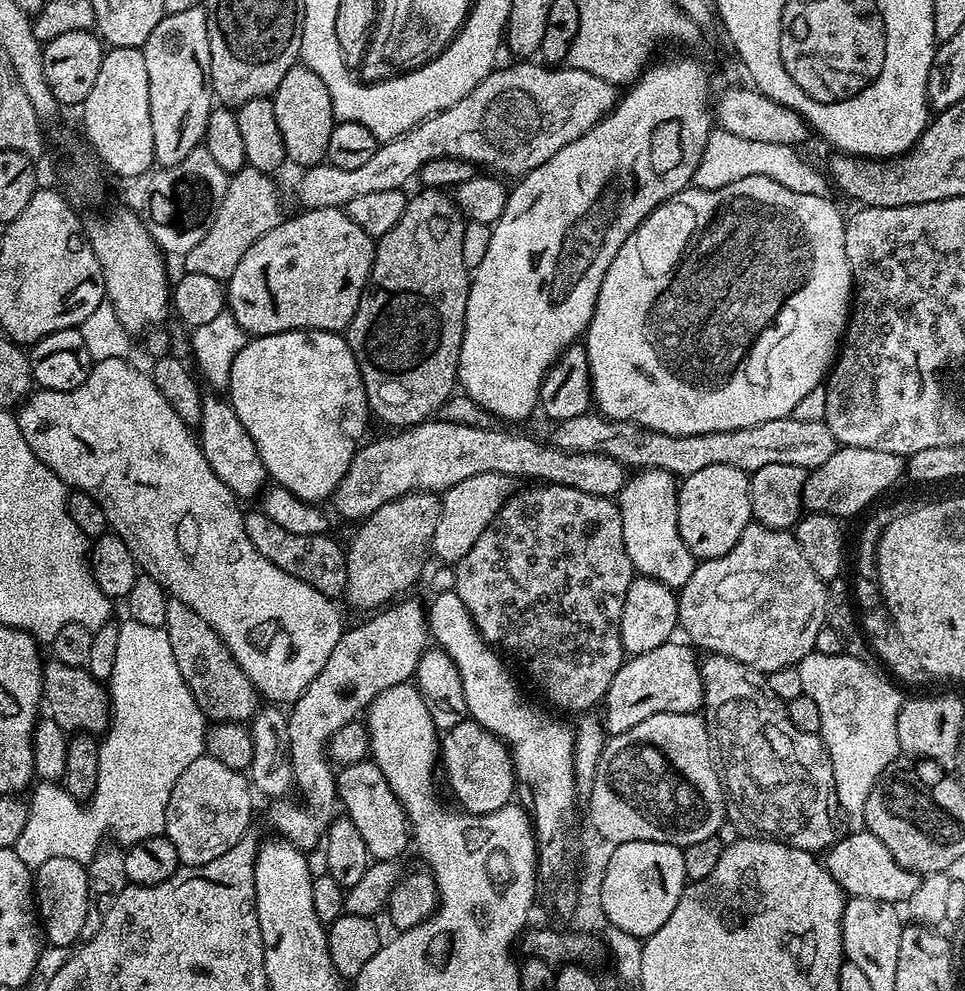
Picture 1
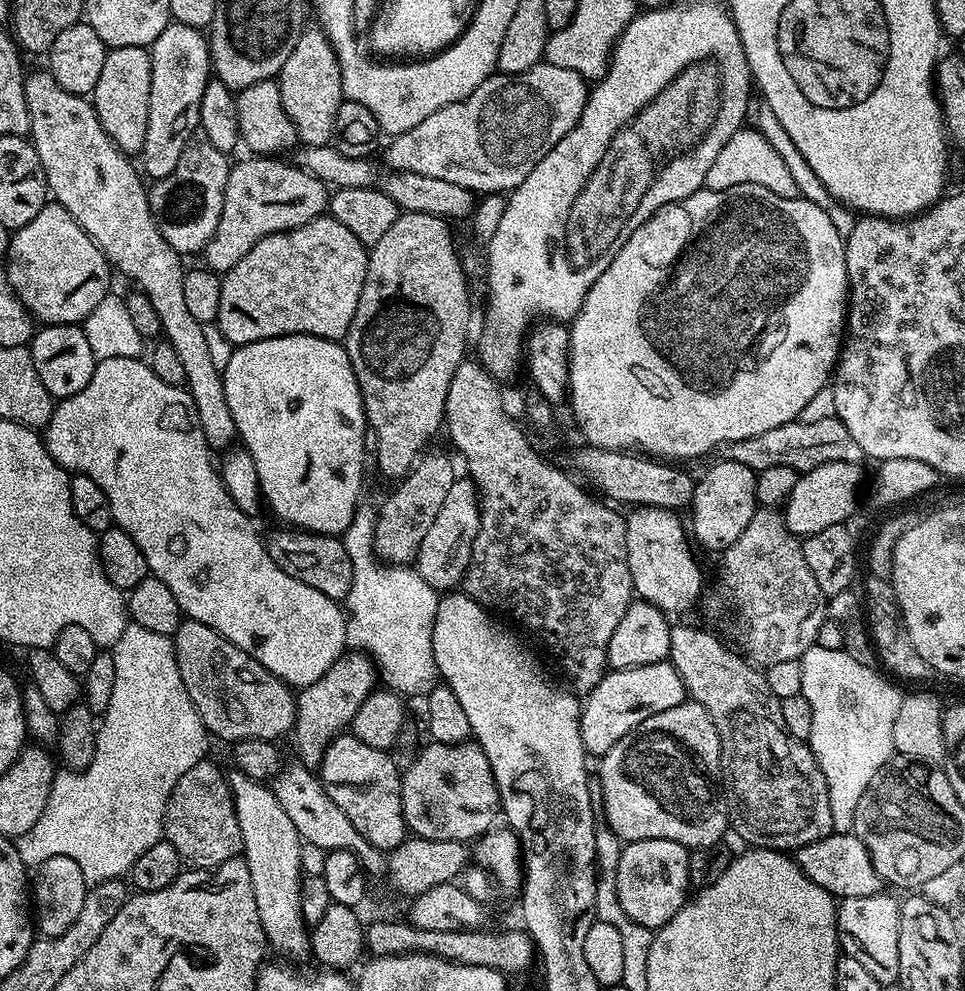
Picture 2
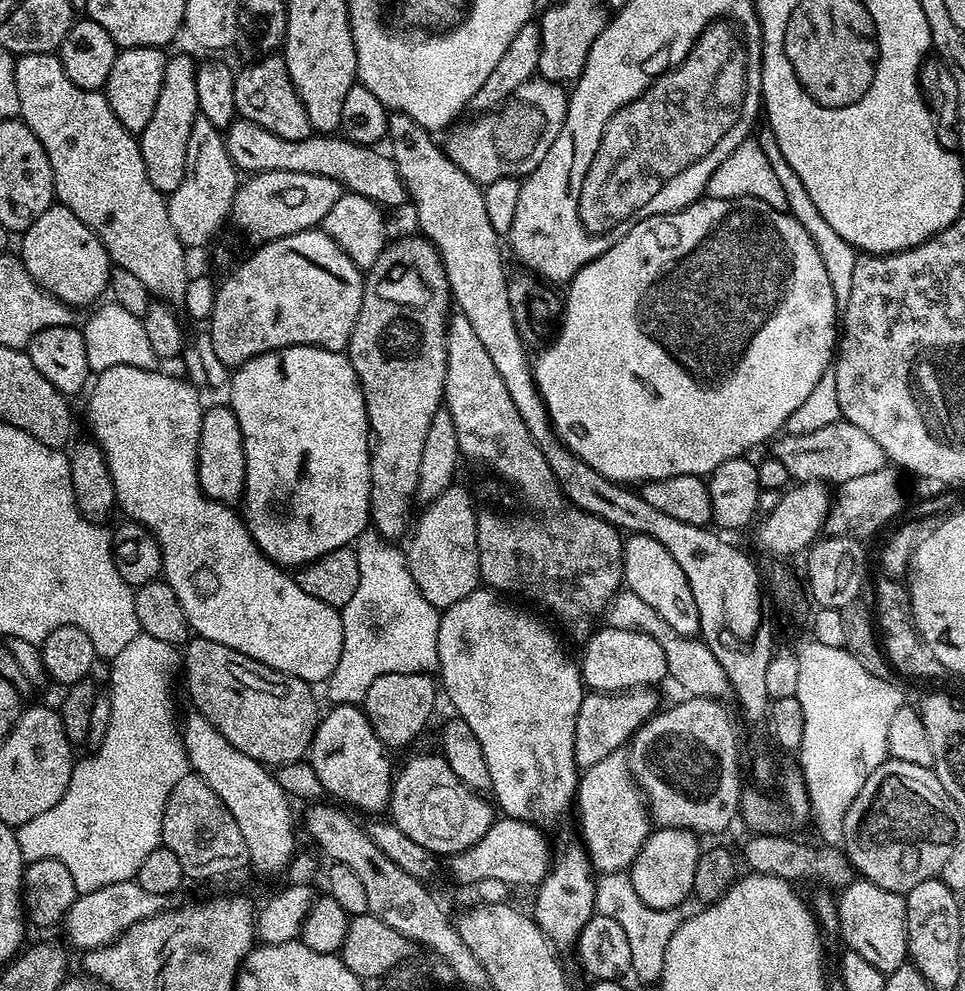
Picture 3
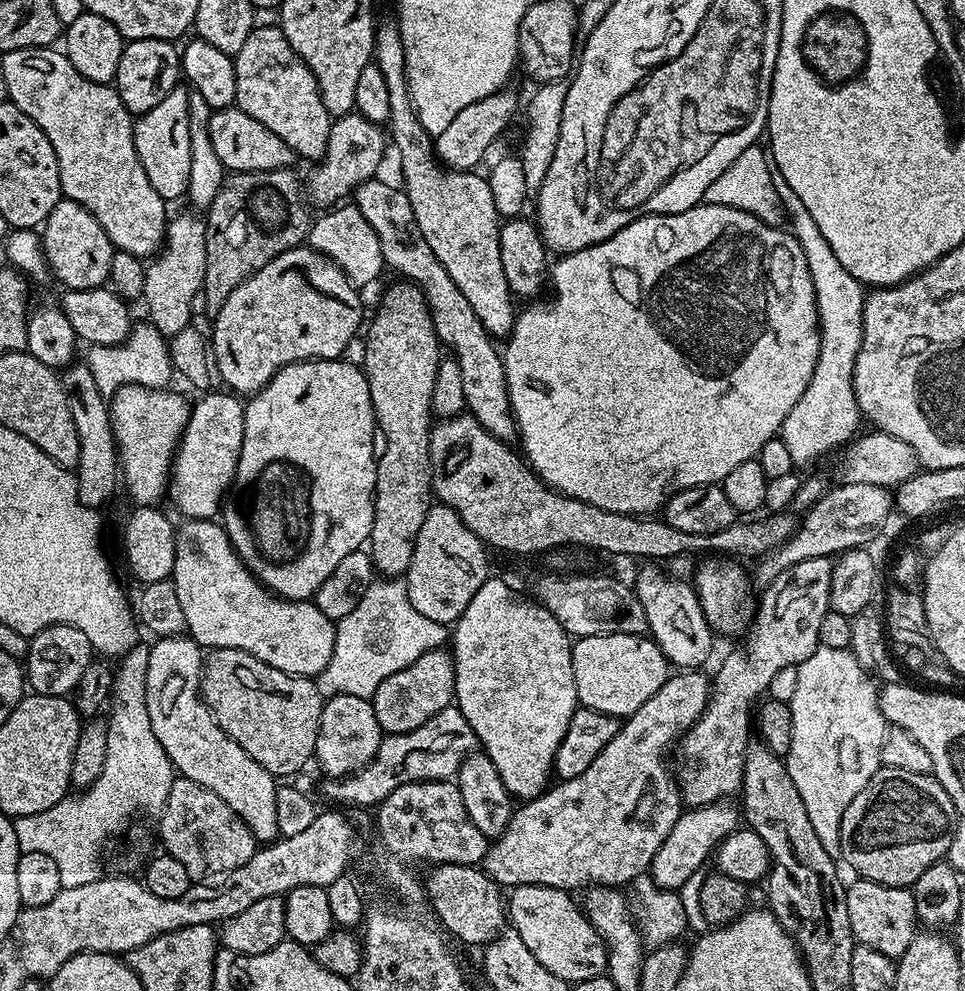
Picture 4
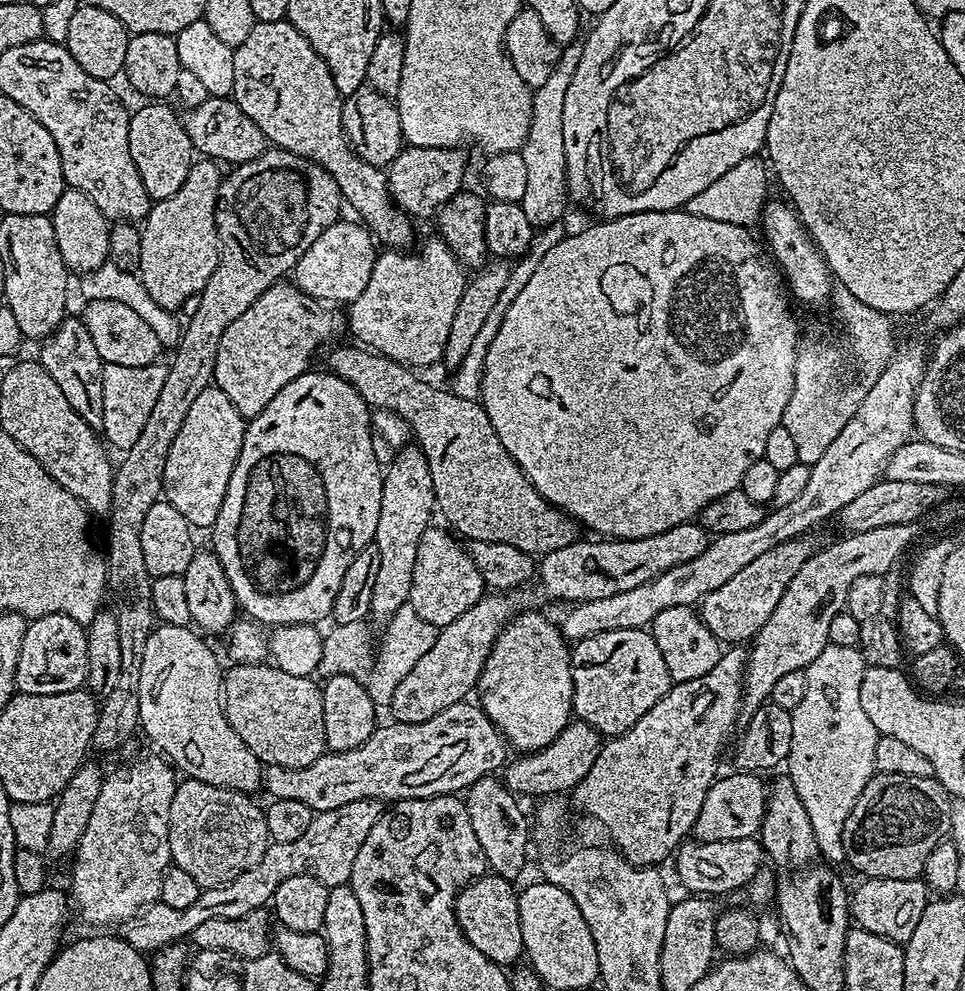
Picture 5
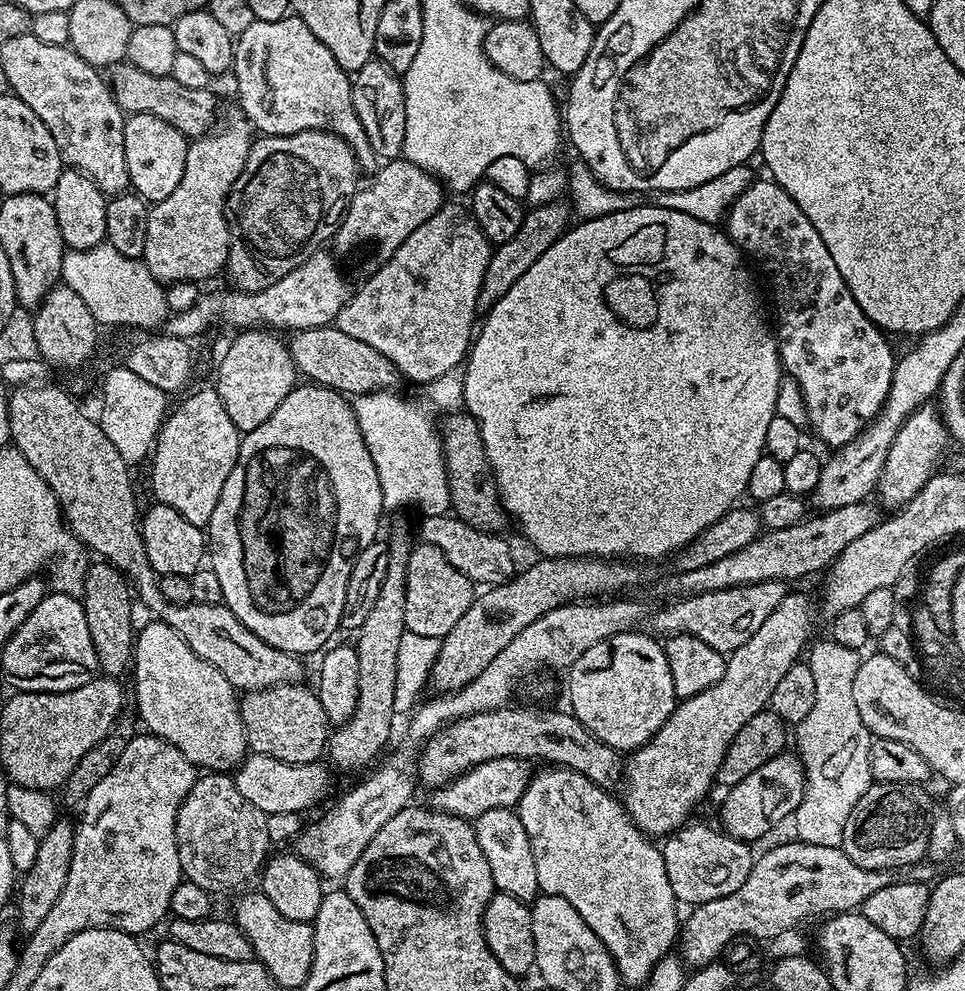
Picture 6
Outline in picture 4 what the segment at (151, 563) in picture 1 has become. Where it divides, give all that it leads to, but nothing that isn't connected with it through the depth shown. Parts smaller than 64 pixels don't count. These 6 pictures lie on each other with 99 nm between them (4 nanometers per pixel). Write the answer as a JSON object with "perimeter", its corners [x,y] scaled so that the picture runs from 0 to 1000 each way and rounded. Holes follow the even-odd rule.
{"perimeter":[[[132,387],[114,401],[116,437],[120,443],[126,488],[145,511],[165,510],[165,505],[175,495],[182,453],[195,428],[196,405],[178,395]],[[192,524],[190,528],[191,530],[185,530],[182,538],[180,575],[176,584],[184,595],[184,607],[193,620],[194,641],[211,656],[251,656],[302,682],[331,682],[332,677],[342,668],[342,660],[346,660],[347,629],[338,624],[338,620],[334,620],[334,616],[330,616],[323,605],[294,605],[279,593],[275,593],[249,565],[231,528],[223,524]]]}

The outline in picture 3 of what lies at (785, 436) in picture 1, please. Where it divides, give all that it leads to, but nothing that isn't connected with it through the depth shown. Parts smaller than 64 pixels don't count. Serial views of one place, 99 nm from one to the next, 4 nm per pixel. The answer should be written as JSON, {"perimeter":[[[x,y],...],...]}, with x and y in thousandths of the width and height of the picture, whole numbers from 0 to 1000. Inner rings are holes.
{"perimeter":[[[874,422],[837,438],[809,439],[799,452],[799,463],[810,466],[818,481],[825,486],[851,484],[858,490],[869,490],[881,482],[890,482],[893,478],[906,478],[918,468],[914,450],[910,450],[910,446],[906,446],[906,442],[897,438],[897,434],[889,434],[889,430]]]}

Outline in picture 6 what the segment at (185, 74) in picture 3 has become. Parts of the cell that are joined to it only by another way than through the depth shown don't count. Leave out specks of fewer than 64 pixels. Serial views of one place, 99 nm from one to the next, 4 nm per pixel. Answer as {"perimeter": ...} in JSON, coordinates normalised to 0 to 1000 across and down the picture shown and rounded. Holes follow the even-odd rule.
{"perimeter":[[[136,115],[128,123],[128,150],[131,151],[131,172],[136,193],[147,199],[154,207],[168,204],[184,192],[184,184],[189,184],[189,172],[193,172],[193,151],[196,138],[190,137],[176,123],[168,123],[168,119],[160,119],[160,115]]]}

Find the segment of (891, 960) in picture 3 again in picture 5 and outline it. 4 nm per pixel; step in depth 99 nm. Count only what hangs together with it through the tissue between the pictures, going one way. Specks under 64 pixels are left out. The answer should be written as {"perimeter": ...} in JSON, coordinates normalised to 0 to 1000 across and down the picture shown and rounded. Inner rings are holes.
{"perimeter":[[[895,886],[892,892],[882,897],[881,924],[886,935],[902,942],[910,942],[931,954],[941,952],[943,942],[947,942],[955,918],[960,918],[964,907],[964,897],[956,887],[936,888],[935,886]]]}

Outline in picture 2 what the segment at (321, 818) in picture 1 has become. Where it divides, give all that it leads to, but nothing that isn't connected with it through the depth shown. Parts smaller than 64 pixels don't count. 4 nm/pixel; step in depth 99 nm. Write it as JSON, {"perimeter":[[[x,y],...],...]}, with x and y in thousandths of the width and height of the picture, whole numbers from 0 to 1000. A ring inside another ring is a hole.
{"perimeter":[[[368,656],[358,657],[344,669],[342,676],[330,684],[330,688],[310,695],[307,702],[307,759],[310,770],[316,773],[331,773],[336,764],[338,753],[353,742],[364,732],[371,712],[391,693],[392,679],[383,662]]]}

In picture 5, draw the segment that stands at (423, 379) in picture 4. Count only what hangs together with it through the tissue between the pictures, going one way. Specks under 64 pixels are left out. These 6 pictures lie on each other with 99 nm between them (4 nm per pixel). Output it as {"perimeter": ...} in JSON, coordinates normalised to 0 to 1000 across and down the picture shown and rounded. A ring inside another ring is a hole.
{"perimeter":[[[419,450],[406,464],[406,469],[397,473],[398,489],[396,490],[396,515],[392,515],[392,531],[388,552],[392,555],[392,580],[388,582],[388,596],[383,602],[384,625],[400,628],[409,618],[423,608],[425,591],[429,591],[429,566],[433,564],[433,547],[437,547],[437,539],[449,528],[448,517],[453,516],[450,503],[450,486],[446,486],[446,470],[441,466],[439,456],[433,450]]]}

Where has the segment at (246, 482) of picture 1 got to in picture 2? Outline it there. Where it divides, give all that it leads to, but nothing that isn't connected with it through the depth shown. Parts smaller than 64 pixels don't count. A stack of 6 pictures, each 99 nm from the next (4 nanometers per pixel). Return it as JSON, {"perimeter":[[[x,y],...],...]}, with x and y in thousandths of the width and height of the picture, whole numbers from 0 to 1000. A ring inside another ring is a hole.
{"perimeter":[[[42,71],[42,73],[35,74],[34,77],[33,74],[26,76],[25,94],[31,115],[31,140],[39,151],[39,159],[44,163],[44,172],[48,176],[53,201],[57,205],[63,206],[77,220],[77,224],[81,224],[81,228],[85,228],[85,232],[89,232],[89,236],[106,252],[113,267],[123,277],[125,274],[131,282],[138,283],[141,286],[138,288],[144,294],[149,295],[151,301],[155,301],[155,306],[159,307],[166,322],[169,342],[180,349],[184,361],[188,362],[189,371],[193,376],[192,388],[202,404],[206,428],[210,430],[210,438],[217,453],[223,455],[232,451],[235,453],[241,447],[239,444],[244,443],[245,427],[241,424],[241,419],[238,418],[237,408],[234,406],[231,376],[229,372],[222,369],[218,358],[218,349],[213,349],[212,328],[207,327],[205,321],[200,321],[197,318],[197,312],[193,310],[189,294],[193,266],[187,263],[190,262],[188,255],[180,253],[176,244],[172,244],[172,240],[168,240],[168,236],[164,232],[162,222],[155,212],[153,190],[142,166],[140,164],[137,166],[133,162],[136,161],[134,154],[126,153],[124,148],[110,135],[99,110],[95,108],[94,100],[78,97],[64,91],[64,87],[60,87],[60,83],[56,83],[53,73]]]}

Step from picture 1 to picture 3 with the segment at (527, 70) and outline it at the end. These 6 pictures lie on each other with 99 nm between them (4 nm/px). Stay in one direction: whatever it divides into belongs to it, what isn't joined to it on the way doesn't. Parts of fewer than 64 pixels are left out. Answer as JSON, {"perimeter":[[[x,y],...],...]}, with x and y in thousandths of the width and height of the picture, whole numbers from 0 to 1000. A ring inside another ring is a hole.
{"perimeter":[[[563,79],[546,81],[541,83],[541,87],[537,87],[534,97],[522,102],[517,109],[490,116],[488,118],[490,121],[485,121],[482,125],[474,124],[463,134],[465,137],[458,141],[458,148],[465,160],[470,162],[491,185],[498,188],[505,188],[508,184],[516,184],[516,180],[542,180],[555,171],[558,163],[566,159],[570,147],[574,147],[574,139],[578,139],[587,123],[589,98],[590,94],[584,85],[575,85],[572,81]]]}

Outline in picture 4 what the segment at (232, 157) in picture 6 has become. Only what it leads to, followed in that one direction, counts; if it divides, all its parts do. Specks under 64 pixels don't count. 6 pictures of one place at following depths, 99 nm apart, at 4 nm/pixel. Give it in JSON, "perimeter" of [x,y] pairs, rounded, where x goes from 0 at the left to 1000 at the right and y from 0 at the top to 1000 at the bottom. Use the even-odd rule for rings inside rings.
{"perimeter":[[[198,213],[188,218],[179,217],[170,232],[170,244],[165,254],[152,263],[149,275],[151,289],[147,300],[147,308],[153,314],[152,326],[158,327],[171,341],[177,341],[196,334],[195,327],[201,323],[197,313],[197,305],[201,297],[211,290],[213,276],[213,232],[211,222]]]}

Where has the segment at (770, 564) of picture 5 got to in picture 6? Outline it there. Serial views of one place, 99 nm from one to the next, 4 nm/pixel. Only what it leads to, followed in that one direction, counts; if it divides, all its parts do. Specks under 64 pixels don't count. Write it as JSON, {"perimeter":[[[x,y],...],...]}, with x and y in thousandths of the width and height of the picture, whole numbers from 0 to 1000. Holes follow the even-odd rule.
{"perimeter":[[[791,585],[784,589],[770,589],[752,595],[711,601],[693,608],[696,609],[693,614],[678,619],[675,637],[688,644],[706,640],[727,644],[732,652],[756,660],[789,634],[790,628],[794,628],[794,624],[808,614],[810,603],[818,597],[818,590],[811,585]]]}

